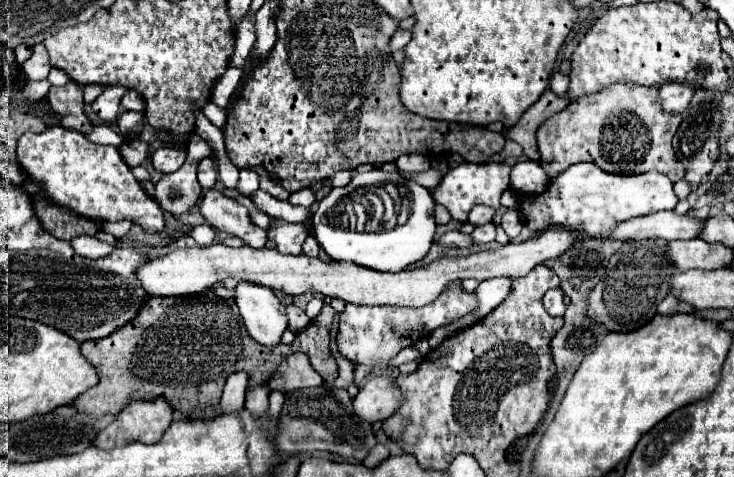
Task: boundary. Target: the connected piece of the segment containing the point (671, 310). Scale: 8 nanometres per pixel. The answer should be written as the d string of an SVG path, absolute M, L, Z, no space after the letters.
M667 295L659 307L657 307L659 315L675 315L675 313L693 313L691 305L679 305L679 301L675 301L675 297Z

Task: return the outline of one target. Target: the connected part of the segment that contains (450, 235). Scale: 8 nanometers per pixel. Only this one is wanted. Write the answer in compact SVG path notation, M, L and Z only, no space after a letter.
M447 231L447 233L443 233L437 243L445 245L445 247L469 247L469 245L473 245L471 237L463 235L459 231Z

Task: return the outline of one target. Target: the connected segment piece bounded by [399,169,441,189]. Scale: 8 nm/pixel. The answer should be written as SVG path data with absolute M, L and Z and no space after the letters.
M429 169L429 171L425 171L425 173L403 173L403 171L399 171L405 179L415 179L417 183L421 183L421 185L425 185L427 189L433 189L437 183L439 183L439 179L441 179L441 175L435 171L435 169Z

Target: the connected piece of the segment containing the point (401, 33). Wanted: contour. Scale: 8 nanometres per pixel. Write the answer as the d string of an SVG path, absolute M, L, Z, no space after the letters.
M398 29L393 37L391 37L391 51L397 51L397 49L403 49L407 45L407 41L411 39L410 30Z

